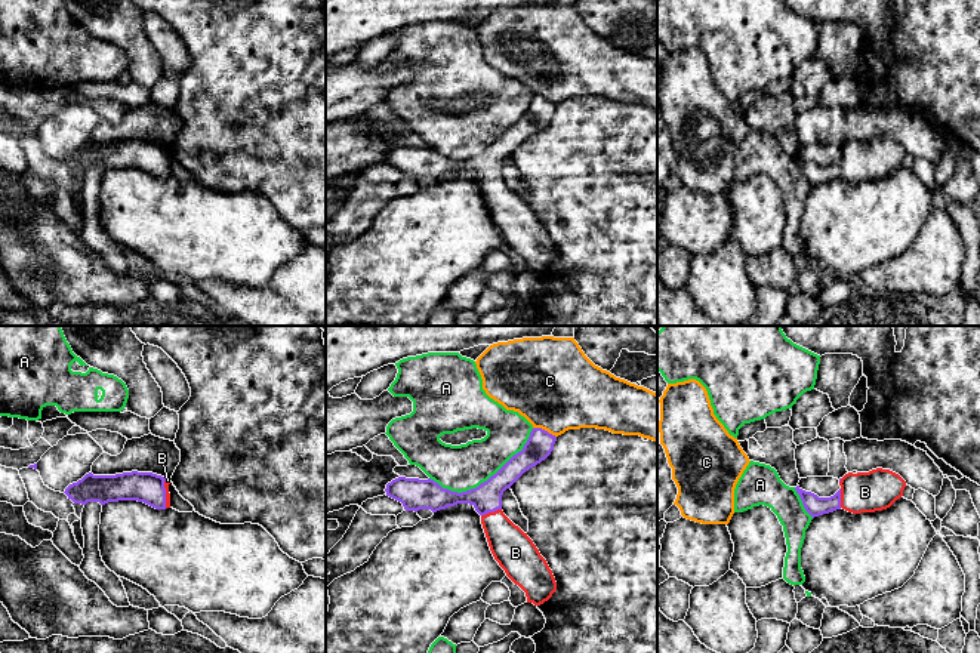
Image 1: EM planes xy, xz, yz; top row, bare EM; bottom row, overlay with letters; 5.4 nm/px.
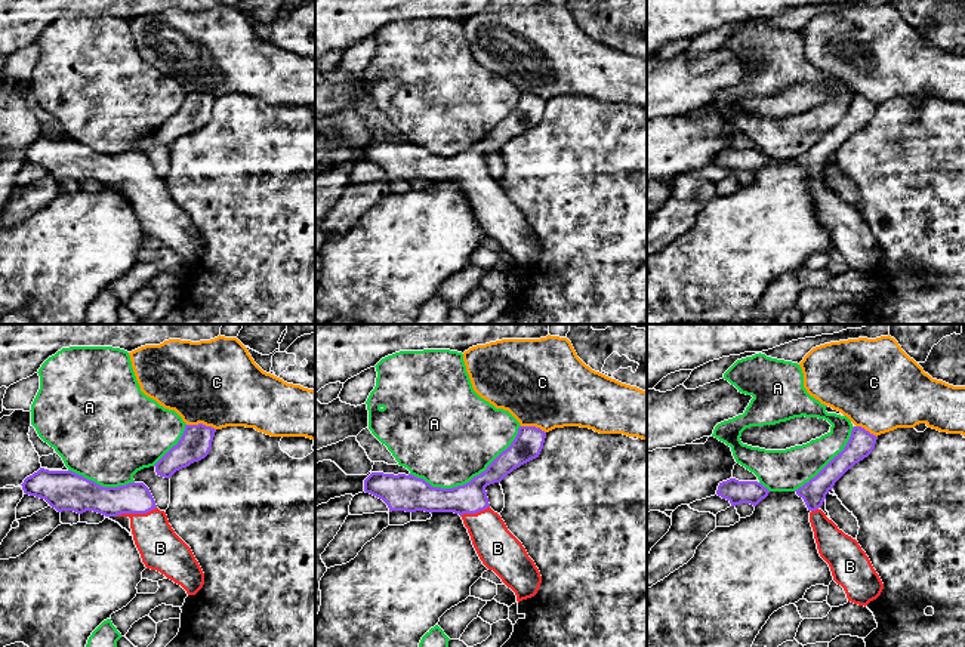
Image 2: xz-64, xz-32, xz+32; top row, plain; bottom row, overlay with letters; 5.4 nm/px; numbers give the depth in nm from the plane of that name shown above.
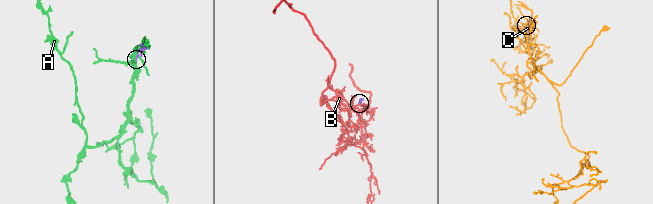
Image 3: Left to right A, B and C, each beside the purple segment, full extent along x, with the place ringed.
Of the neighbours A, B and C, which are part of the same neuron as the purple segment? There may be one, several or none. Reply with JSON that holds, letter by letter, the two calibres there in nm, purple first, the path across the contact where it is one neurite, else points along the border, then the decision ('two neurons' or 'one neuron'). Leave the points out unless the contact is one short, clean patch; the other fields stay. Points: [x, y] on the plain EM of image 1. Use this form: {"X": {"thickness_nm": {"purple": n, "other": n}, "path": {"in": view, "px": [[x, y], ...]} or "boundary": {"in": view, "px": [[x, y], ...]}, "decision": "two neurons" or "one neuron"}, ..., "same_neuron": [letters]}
{"A": {"thickness_nm": {"purple": 160, "other": 260}, "decision": "two neurons"}, "B": {"thickness_nm": {"purple": 160, "other": 220}, "path": {"in": "xz", "px": [[486, 166], [490, 179], [492, 187], [511, 215]]}, "decision": "one neuron"}, "C": {"thickness_nm": {"purple": 140, "other": 480}, "decision": "two neurons"}, "same_neuron": ["B"]}

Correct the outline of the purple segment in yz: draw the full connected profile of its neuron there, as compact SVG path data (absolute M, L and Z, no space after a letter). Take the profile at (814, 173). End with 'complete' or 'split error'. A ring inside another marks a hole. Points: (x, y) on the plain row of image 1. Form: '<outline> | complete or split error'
M876 136L869 141L848 141L839 154L830 166L819 166L799 154L795 158L805 179L814 187L841 176L853 182L887 178L903 164L906 150L890 138Z | split error

